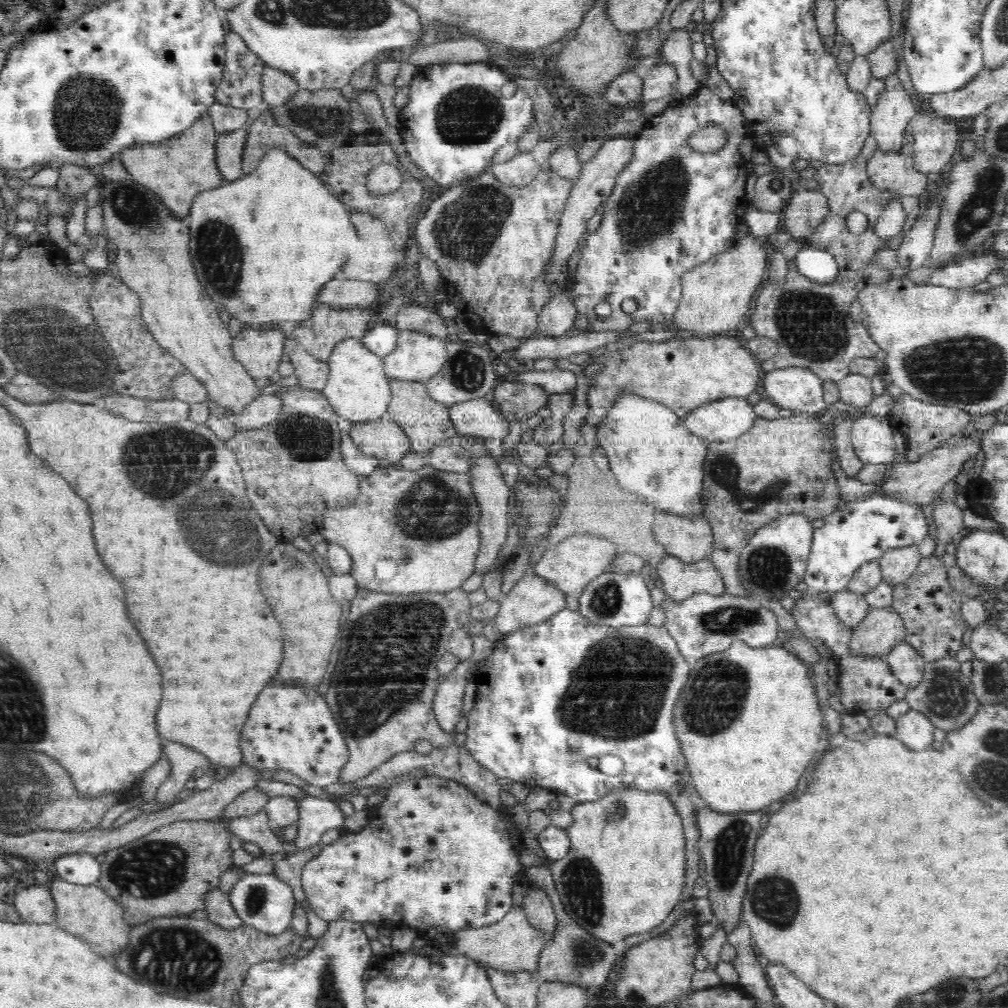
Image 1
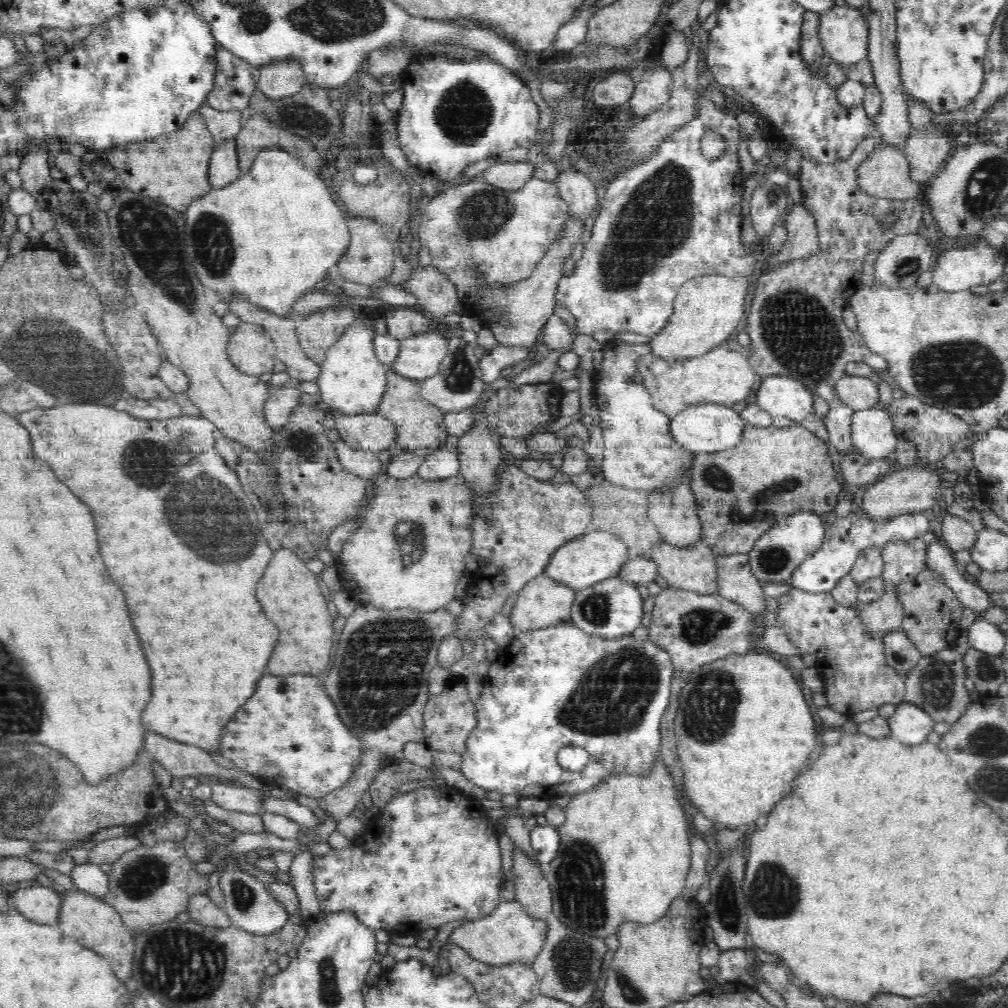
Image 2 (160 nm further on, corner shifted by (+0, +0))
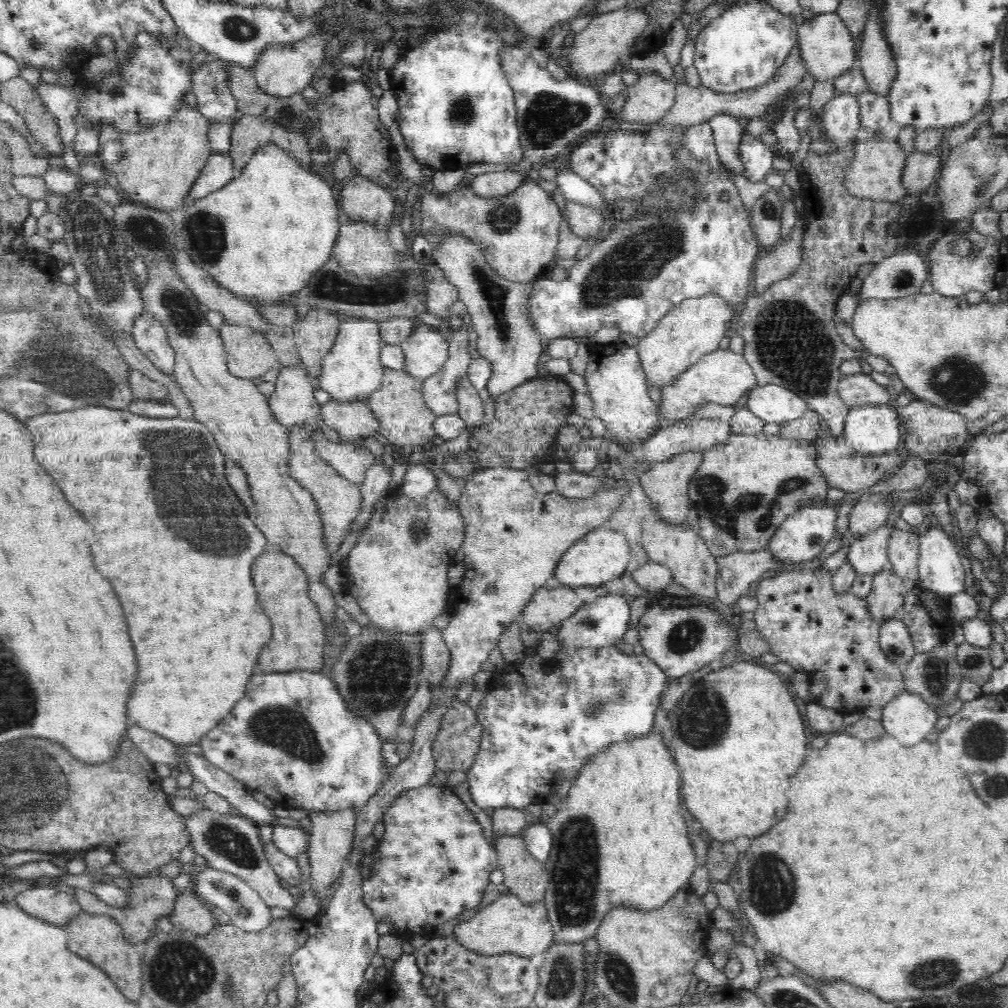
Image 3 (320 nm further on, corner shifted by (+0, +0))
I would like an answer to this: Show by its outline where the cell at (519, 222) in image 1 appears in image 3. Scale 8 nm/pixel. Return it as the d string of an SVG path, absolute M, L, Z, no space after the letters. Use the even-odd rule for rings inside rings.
M392 89L385 90L376 106L380 121L386 126L391 142L396 150L396 163L400 173L404 174L409 184L417 185L421 190L422 200L420 221L413 226L424 235L433 247L438 246L446 235L462 235L472 240L482 249L485 260L501 278L516 283L528 283L536 280L545 272L549 262L558 260L558 229L561 219L560 209L536 182L525 180L514 192L502 197L478 197L474 190L462 188L452 189L446 194L432 194L430 183L422 174L423 166L408 151L400 125L396 120L398 101Z

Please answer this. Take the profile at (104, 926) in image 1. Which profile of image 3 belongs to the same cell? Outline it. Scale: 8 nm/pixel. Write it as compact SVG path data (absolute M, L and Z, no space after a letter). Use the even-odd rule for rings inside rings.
M78 912L63 926L68 935L68 946L72 952L86 956L86 960L103 969L128 1000L139 1002L143 994L142 961L139 945L130 944L125 940L121 925L112 916L90 912Z

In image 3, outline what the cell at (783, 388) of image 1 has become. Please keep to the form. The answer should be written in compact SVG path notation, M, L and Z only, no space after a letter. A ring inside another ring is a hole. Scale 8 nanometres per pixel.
M776 384L757 385L750 391L746 402L745 407L765 423L782 425L808 411L801 396Z

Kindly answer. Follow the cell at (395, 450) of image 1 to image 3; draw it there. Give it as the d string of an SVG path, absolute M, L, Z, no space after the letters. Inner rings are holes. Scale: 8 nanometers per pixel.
M331 400L321 406L320 415L326 426L334 428L345 442L356 446L360 446L364 438L378 434L380 428L380 420L365 402L340 404Z

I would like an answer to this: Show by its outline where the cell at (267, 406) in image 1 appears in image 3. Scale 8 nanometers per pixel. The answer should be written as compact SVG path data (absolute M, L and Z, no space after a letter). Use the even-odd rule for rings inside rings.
M302 364L297 366L280 365L274 392L268 397L269 408L278 423L289 428L295 426L317 427L318 420L321 419L321 406L314 398L315 379L309 374Z

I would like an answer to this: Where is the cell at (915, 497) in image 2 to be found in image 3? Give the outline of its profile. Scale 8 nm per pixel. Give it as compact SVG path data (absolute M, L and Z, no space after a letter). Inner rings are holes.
M864 494L849 513L849 534L863 537L869 532L878 530L889 522L890 512L892 512L892 502L888 500L888 495Z

